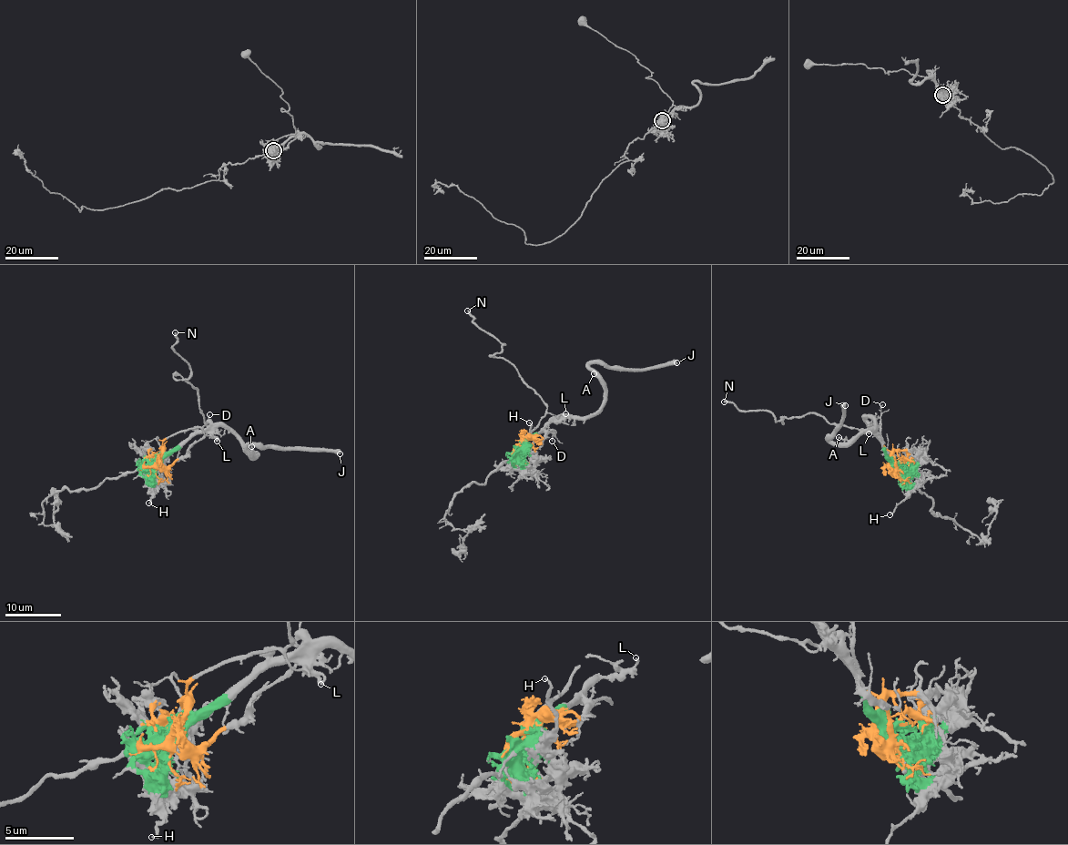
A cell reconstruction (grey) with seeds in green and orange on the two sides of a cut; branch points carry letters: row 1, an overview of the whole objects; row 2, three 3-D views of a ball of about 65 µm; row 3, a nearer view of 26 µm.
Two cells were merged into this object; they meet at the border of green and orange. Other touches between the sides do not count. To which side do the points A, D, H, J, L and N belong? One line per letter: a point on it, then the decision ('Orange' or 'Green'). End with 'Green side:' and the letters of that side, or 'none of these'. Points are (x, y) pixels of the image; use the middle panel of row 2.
A: Place: (594, 373). Green
D: Place: (552, 441). Orange
H: Place: (529, 422). Green
J: Place: (676, 362). Green
L: Place: (565, 413). Green
N: Place: (467, 310). Orange
Green side: A, H, J, L

